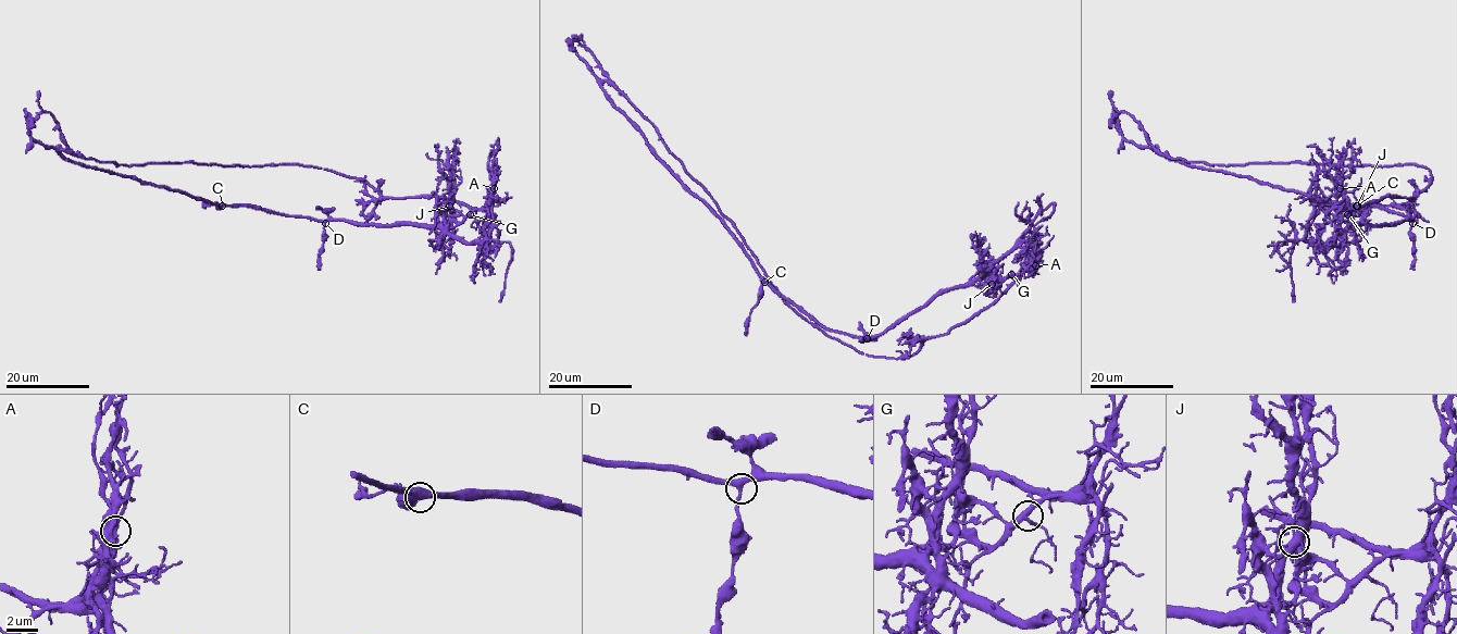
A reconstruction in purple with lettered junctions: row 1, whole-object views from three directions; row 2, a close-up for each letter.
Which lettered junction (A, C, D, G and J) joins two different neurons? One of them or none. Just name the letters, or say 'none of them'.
J

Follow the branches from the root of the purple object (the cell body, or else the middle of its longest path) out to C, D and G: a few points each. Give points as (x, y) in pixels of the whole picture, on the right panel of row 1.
C: (1293, 191), (1356, 206)
D: (1293, 191), (1340, 202), (1382, 206), (1407, 216), (1412, 223)
G: (1293, 191), (1340, 202), (1378, 204), (1411, 221), (1352, 225), (1350, 227), (1355, 223), (1347, 214)

